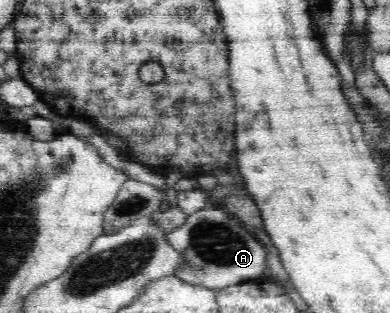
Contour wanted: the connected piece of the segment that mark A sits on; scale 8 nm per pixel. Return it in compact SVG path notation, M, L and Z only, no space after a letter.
M219 204L210 205L186 216L184 226L167 232L166 241L184 259L184 264L176 272L177 277L194 286L223 289L264 279L264 270L267 268L265 246Z

